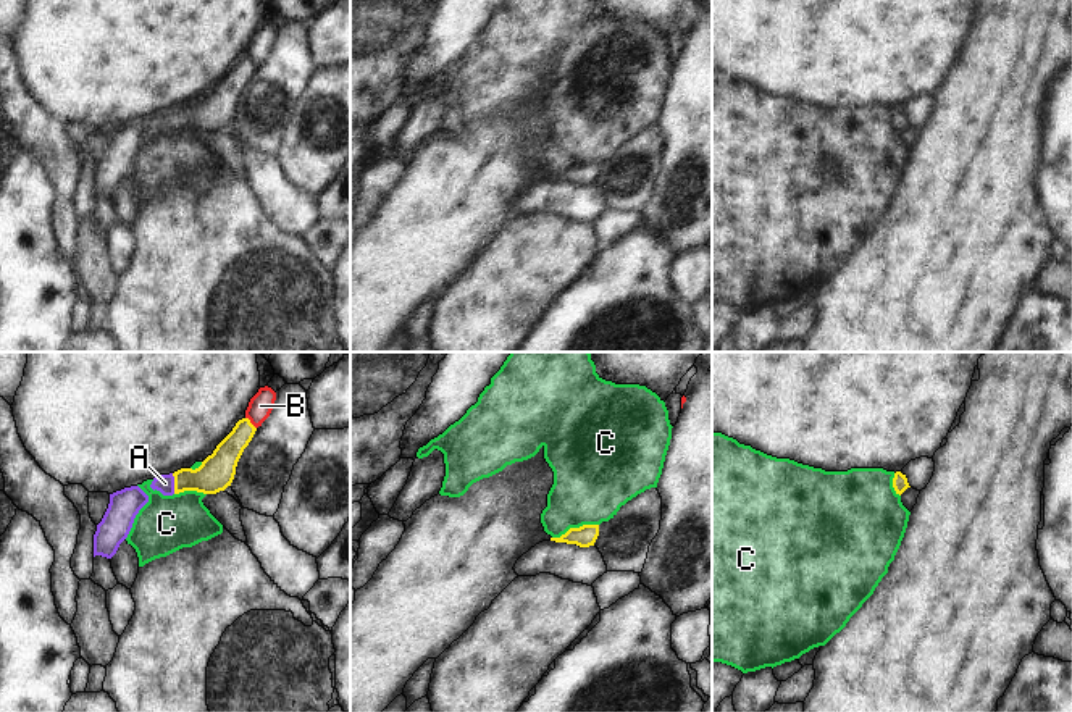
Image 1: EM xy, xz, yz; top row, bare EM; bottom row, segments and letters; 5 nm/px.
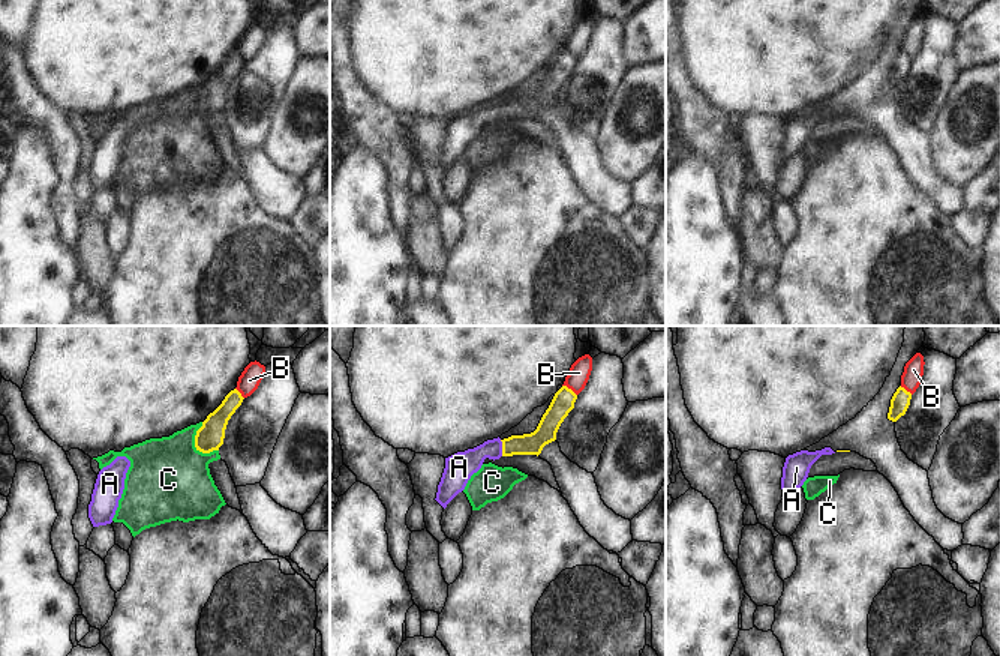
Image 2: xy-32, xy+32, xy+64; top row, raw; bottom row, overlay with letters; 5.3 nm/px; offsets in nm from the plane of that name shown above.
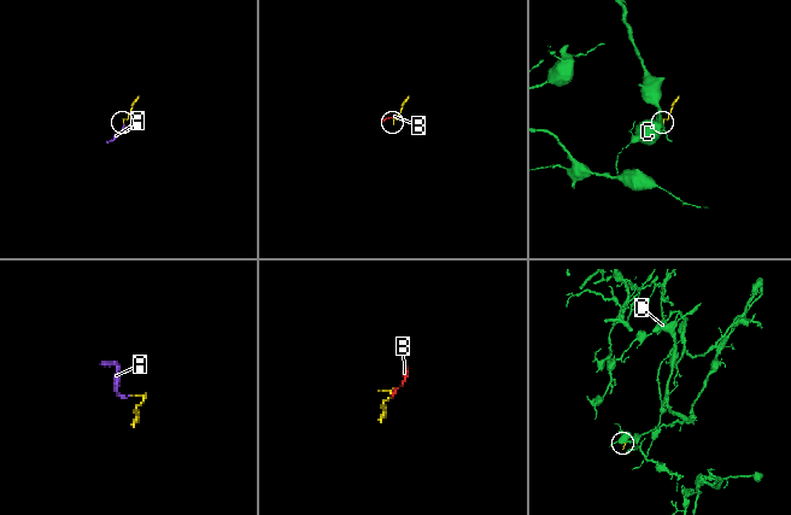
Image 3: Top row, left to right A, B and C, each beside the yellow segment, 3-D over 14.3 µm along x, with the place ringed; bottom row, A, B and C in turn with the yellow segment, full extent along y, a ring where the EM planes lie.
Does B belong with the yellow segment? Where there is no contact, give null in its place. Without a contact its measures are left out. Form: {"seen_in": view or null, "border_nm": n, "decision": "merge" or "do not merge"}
{"seen_in": "xy", "border_nm": 80, "decision": "do not merge"}

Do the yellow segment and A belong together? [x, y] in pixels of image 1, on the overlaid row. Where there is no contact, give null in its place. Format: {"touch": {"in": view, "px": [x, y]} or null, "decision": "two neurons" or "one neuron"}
{"touch": {"in": "xy", "px": [175, 483]}, "decision": "one neuron"}

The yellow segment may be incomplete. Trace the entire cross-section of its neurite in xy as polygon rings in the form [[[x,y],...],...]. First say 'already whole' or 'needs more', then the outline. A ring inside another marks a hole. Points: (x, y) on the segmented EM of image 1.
needs more; [[[249,418],[236,423],[232,431],[216,446],[202,465],[195,470],[181,468],[170,475],[153,478],[150,488],[163,496],[173,496],[184,491],[216,494],[231,486],[237,462],[255,434],[257,428]]]

